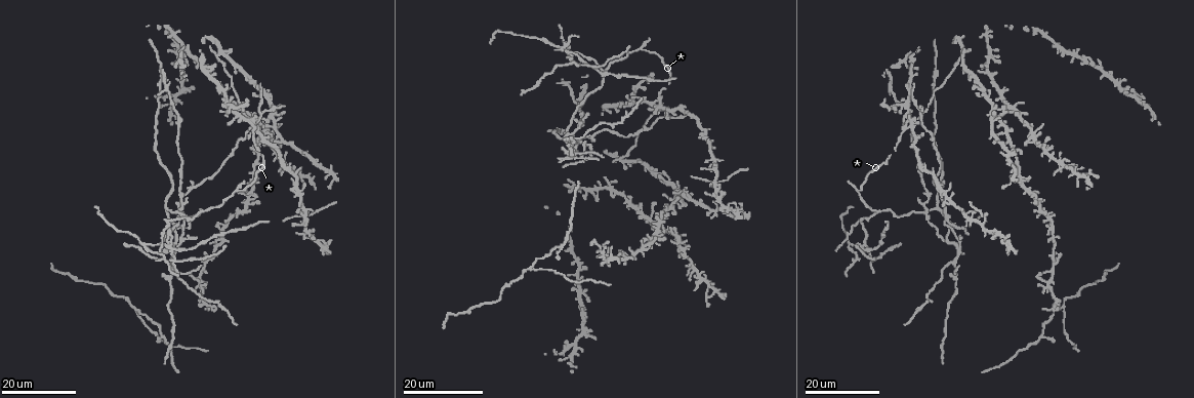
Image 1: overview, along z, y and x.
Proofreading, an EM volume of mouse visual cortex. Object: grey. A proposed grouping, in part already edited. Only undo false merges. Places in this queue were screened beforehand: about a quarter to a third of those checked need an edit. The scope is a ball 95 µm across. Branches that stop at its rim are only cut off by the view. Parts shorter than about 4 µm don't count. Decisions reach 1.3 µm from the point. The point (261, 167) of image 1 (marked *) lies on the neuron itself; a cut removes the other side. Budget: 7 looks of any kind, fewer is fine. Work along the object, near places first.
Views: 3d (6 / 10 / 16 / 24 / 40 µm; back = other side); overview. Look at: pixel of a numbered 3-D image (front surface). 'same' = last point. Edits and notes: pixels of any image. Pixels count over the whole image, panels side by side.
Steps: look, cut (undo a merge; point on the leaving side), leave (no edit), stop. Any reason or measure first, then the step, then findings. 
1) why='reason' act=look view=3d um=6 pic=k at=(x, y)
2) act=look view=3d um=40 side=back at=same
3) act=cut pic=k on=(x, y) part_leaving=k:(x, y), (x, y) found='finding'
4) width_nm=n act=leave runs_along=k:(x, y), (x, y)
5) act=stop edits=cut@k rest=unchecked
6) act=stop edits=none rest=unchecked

why='a narrow waist' act=look view=3d um=24 pic=1 at=(601, 85)

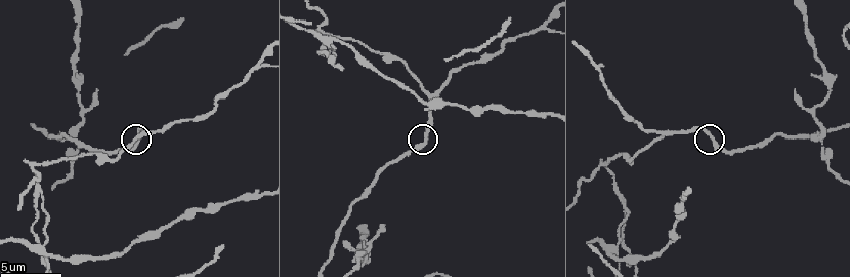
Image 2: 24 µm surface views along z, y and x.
why='closer look' act=look view=3d um=10 pic=2 at=(709, 133)

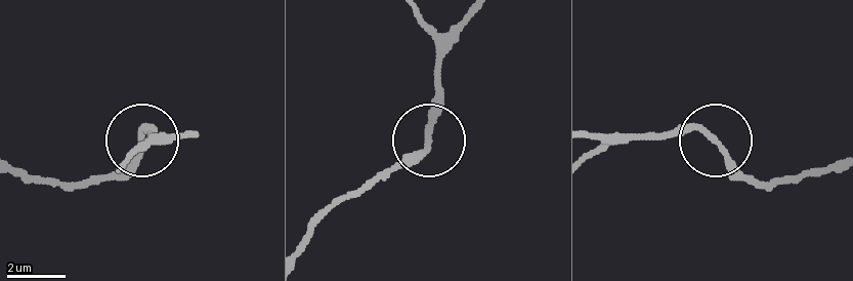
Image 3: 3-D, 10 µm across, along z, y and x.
width_nm=190 act=leave runs_along=3:(589, 132), (670, 137), (699, 129), (748, 178) found='all the same neuron'

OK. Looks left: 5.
why='three-way junction' act=look view=3d um=16 pic=2 at=(608, 169)

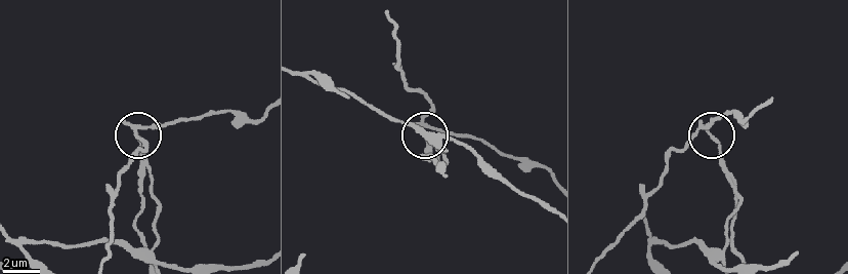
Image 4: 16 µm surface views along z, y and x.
why='other side' act=look view=3d um=16 side=back pic=4 at=(710, 135)

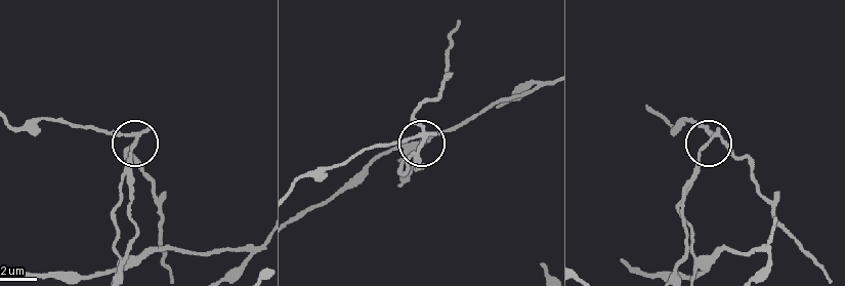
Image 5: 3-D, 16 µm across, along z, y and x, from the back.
arms=3 act=cut pic=5 on=(124, 155) found='a second neuron is stuck on'

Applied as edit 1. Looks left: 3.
act=look view=overview

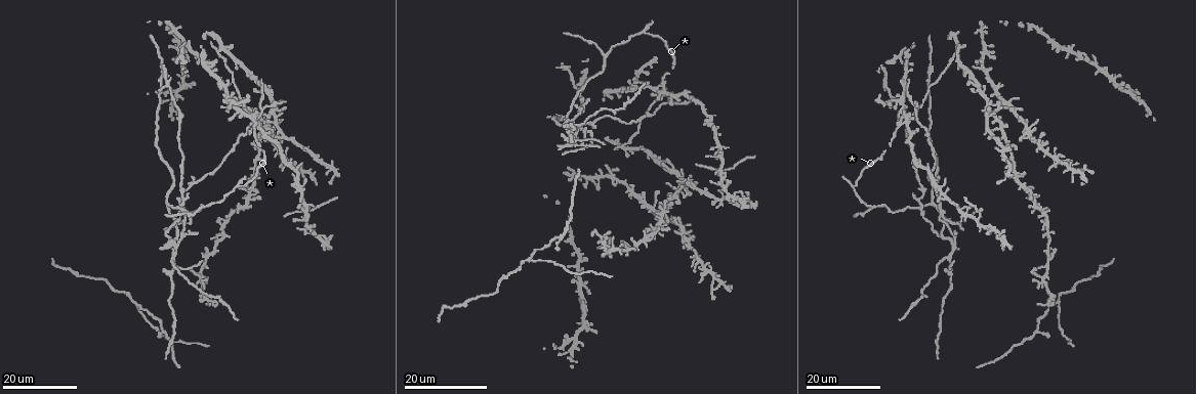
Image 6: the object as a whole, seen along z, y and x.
why='branch point' act=look view=3d um=16 pic=6 at=(173, 257)

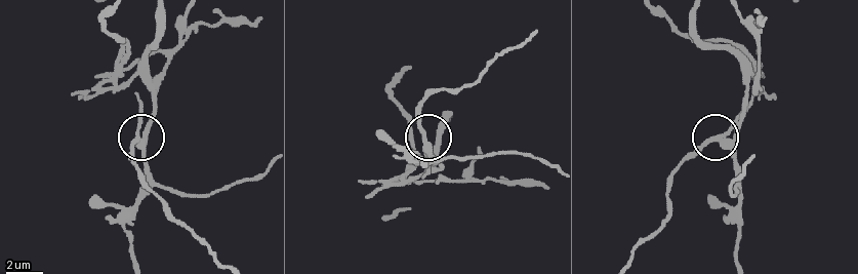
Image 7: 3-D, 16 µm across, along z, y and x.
why='closer look' act=look view=3d um=6 pic=7 at=(723, 144)

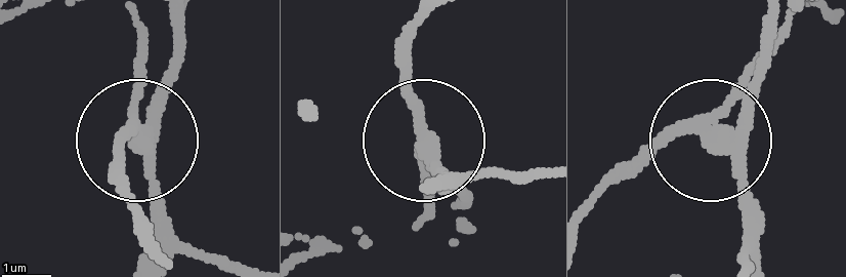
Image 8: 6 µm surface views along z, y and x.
arms=3 act=cut pic=8 on=(140, 66) part_leaving=8:(131, 130), (119, 180), (142, 216) found='two neurons meet here'

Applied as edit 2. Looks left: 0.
act=stop edits=cut@5,cut@8 rest=unchecked

